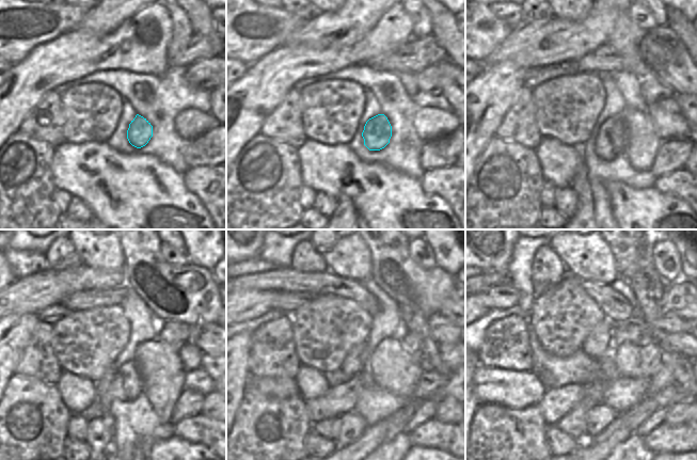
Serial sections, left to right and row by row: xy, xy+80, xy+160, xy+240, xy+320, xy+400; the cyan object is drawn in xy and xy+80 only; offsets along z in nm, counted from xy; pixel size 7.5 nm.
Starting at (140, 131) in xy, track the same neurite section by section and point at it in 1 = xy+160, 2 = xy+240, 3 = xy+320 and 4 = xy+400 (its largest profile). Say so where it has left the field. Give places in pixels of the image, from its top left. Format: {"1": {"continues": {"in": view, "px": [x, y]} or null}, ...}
{"1": {"continues": {"in": "xy+160", "px": [613, 138]}}, "2": {"continues": {"in": "xy+240", "px": [127, 384]}}, "3": {"continues": {"in": "xy+320", "px": [341, 399]}}, "4": {"continues": {"in": "xy+400", "px": [556, 402]}}}

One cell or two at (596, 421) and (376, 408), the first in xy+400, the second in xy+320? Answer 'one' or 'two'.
two

